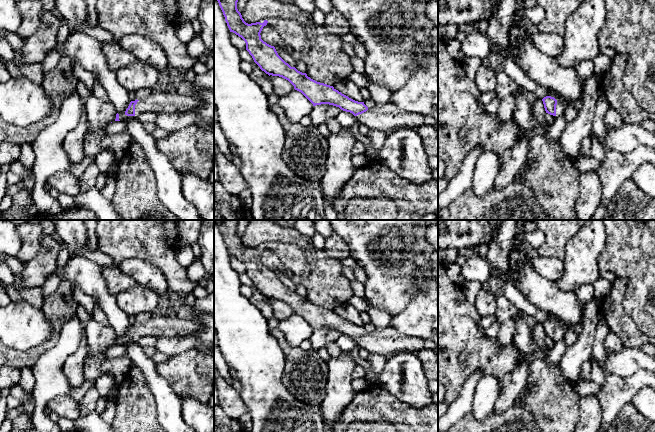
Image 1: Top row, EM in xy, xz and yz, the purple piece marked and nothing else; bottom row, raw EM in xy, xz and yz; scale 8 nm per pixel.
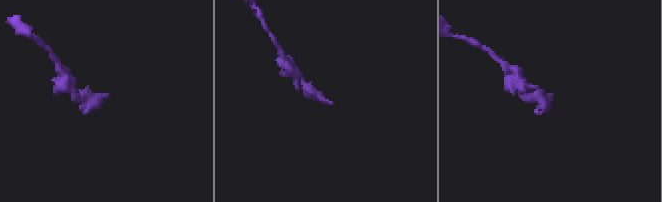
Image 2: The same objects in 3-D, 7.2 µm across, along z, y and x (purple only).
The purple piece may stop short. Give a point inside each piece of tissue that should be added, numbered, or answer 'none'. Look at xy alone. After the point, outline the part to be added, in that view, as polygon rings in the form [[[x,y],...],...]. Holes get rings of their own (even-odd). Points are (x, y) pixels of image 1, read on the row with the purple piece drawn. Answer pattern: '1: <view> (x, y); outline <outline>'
1: xy (158, 102); outline [[[153,91],[145,99],[141,99],[135,105],[135,116],[142,112],[182,113],[186,109],[196,107],[196,101],[191,95],[168,93],[165,91]]]

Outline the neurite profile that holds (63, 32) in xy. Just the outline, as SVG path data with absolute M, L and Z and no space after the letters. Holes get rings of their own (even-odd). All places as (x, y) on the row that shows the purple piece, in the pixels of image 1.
M61 19L57 38L56 38L56 43L65 41L66 38L68 37L69 33L70 33L70 31L69 31L67 22L65 20Z

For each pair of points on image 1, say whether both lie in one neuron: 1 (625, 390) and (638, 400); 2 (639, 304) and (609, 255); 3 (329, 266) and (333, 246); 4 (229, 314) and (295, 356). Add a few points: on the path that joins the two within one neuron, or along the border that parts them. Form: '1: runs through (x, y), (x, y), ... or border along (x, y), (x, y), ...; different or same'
1: border along (644, 386), (638, 390), (630, 401); different
2: runs through (638, 291), (638, 280), (622, 264); same
3: border along (322, 249), (328, 255), (340, 260); different
4: border along (269, 328), (284, 355), (285, 369); different

